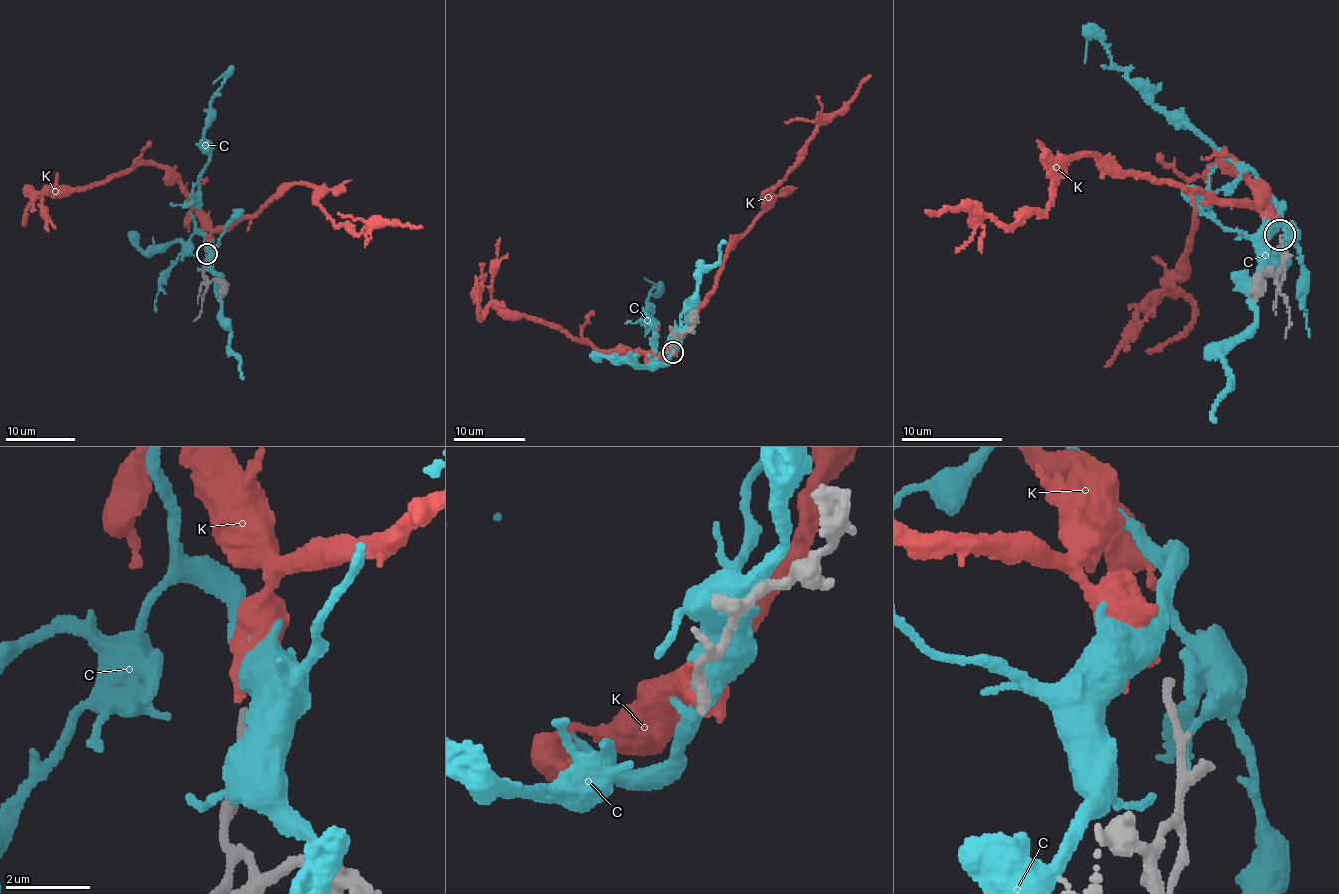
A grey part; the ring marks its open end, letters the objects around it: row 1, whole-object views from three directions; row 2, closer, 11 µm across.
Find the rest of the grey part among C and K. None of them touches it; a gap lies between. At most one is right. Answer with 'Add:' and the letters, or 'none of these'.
Add: K

